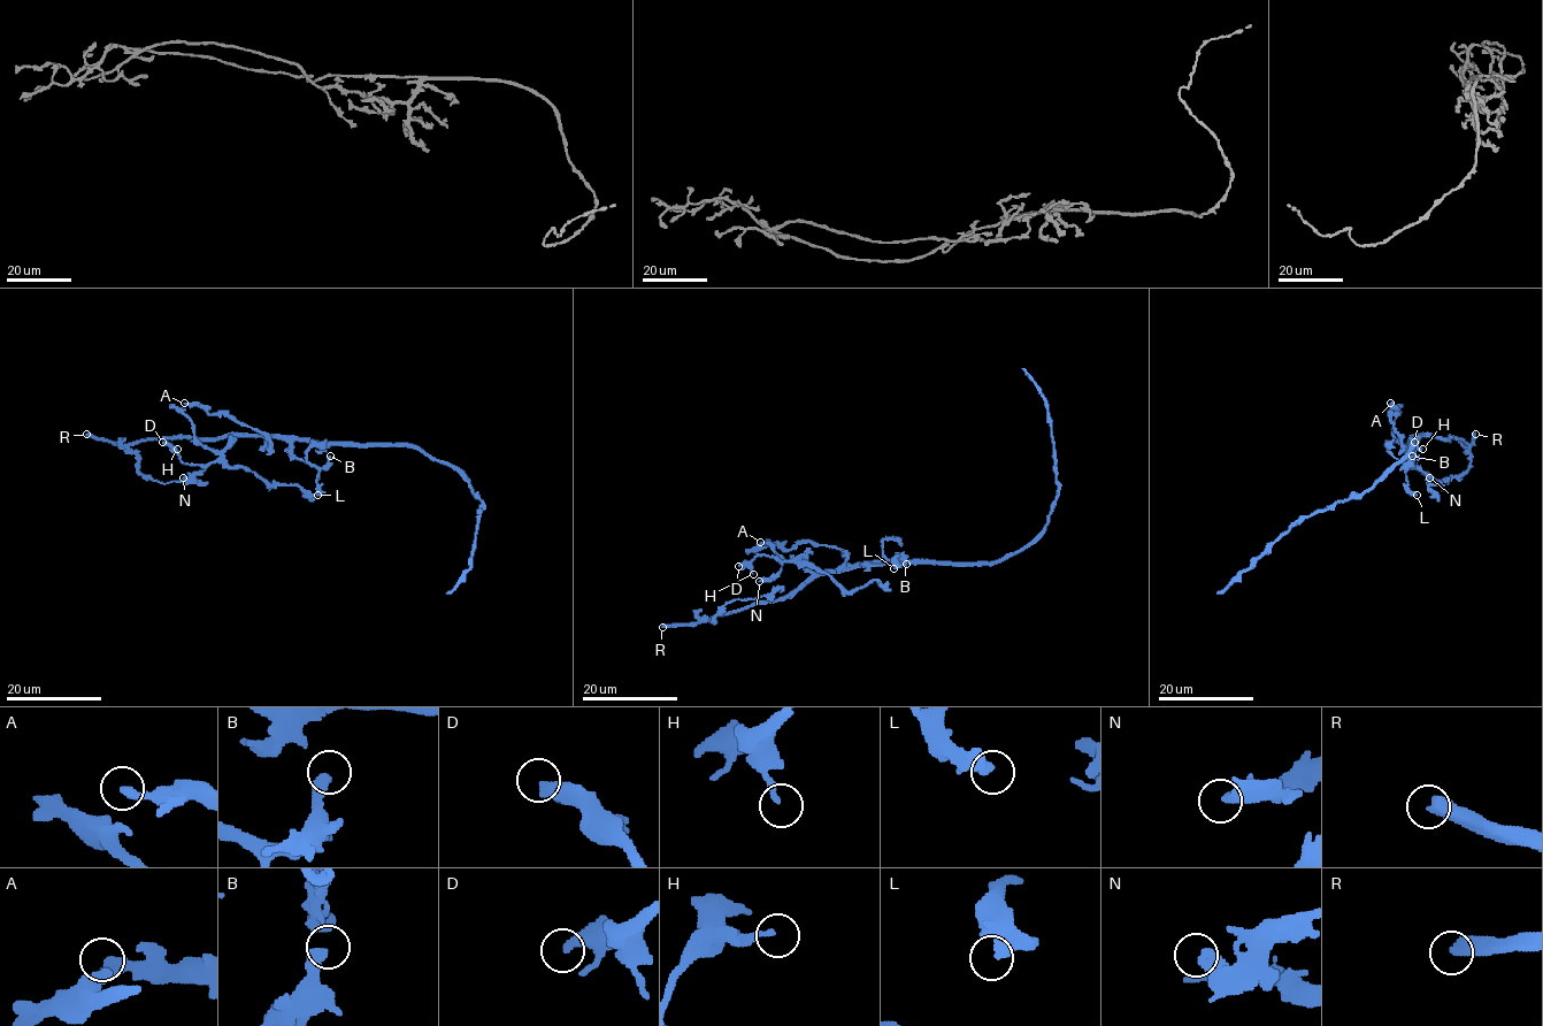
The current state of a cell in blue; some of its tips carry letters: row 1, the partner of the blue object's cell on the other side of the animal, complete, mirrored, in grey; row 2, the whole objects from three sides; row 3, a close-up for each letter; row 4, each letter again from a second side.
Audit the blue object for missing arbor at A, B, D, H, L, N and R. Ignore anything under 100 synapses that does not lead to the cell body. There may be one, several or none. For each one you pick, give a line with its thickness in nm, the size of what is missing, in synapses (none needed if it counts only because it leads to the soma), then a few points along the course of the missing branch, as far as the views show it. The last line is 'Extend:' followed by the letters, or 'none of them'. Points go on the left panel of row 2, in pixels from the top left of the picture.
R: 500 nm | 600 syn
Extend: R

